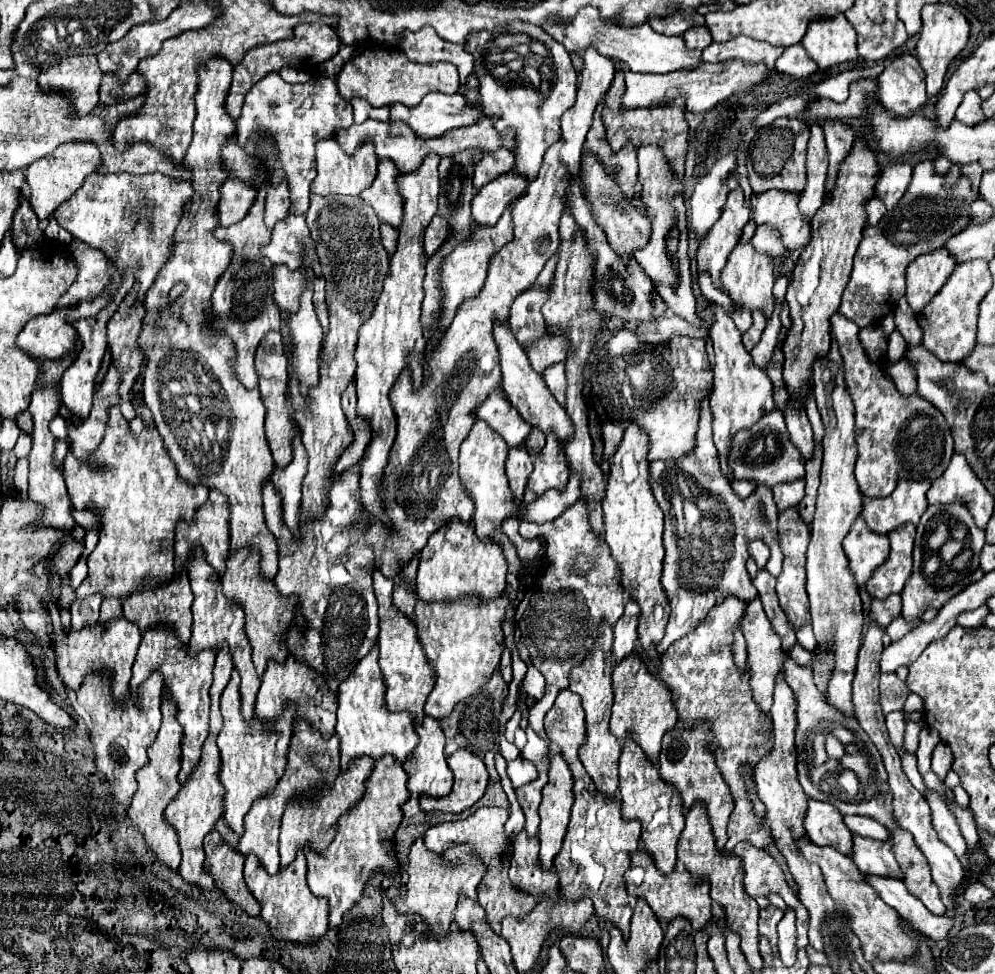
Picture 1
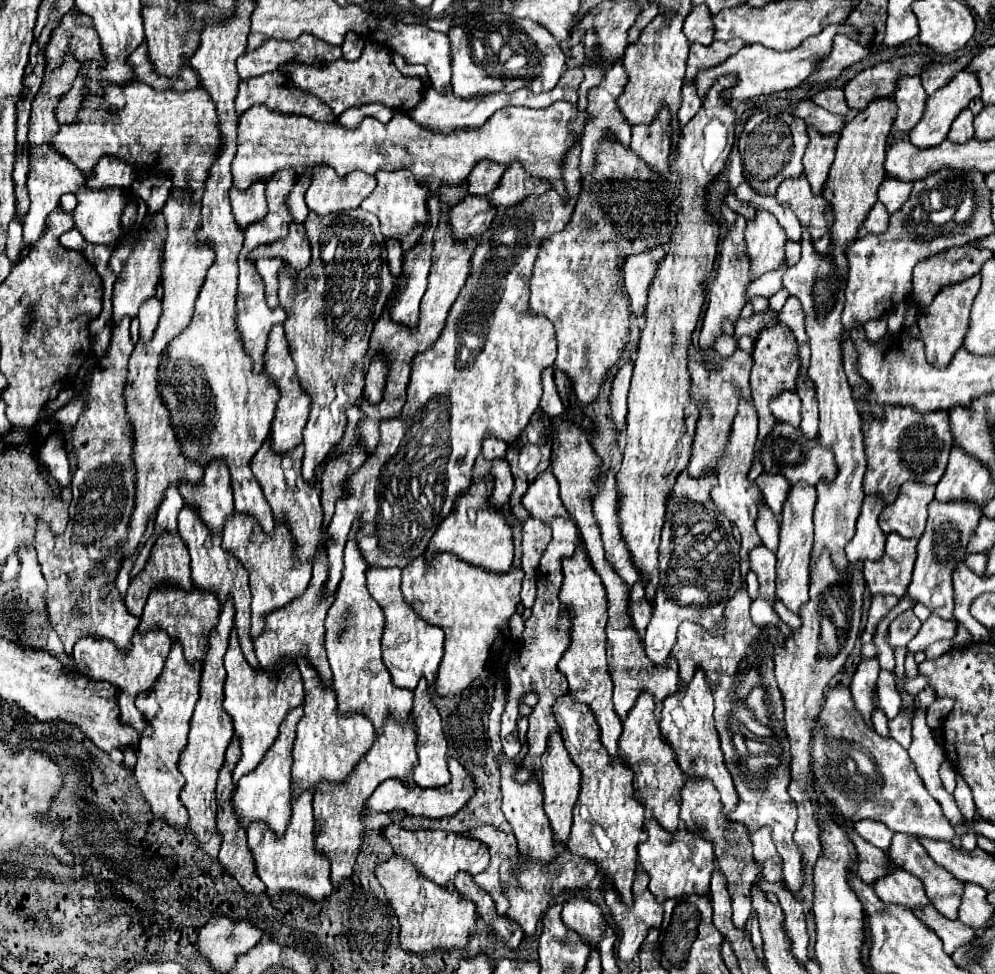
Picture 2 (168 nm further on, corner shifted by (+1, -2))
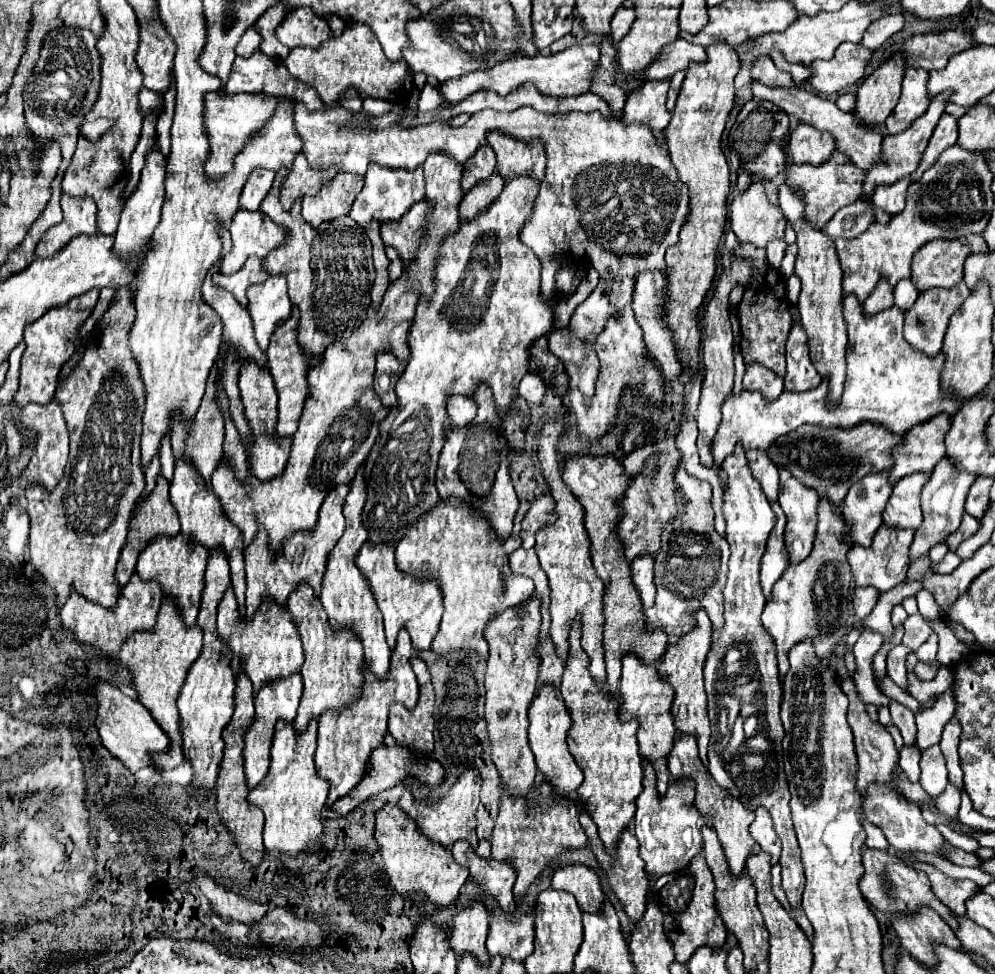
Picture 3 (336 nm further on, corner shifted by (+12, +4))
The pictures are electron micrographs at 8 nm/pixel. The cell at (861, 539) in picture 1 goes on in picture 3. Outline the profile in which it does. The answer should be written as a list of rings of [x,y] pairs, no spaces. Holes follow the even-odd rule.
[[[879,472],[879,474],[869,474],[865,478],[861,478],[861,482],[857,482],[849,494],[845,496],[843,504],[841,504],[841,512],[845,516],[845,522],[849,526],[849,530],[843,534],[843,542],[847,544],[859,544],[859,546],[869,546],[873,540],[873,534],[877,532],[877,528],[883,524],[881,520],[881,512],[887,504],[891,496],[891,484],[887,482],[887,474]]]

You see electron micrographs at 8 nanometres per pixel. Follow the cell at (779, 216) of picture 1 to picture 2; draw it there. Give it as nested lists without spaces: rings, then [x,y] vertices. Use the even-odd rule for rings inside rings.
[[[804,174],[798,176],[798,178],[784,180],[780,184],[778,192],[776,192],[776,200],[778,202],[788,202],[792,206],[800,224],[810,230],[814,240],[818,240],[818,238],[822,238],[824,234],[830,232],[832,222],[834,222],[832,208],[824,200],[822,194],[814,196],[810,192],[810,184],[808,184]]]

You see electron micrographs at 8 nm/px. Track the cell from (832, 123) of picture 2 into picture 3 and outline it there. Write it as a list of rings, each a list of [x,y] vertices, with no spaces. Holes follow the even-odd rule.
[[[759,58],[759,60],[753,64],[753,68],[751,68],[751,78],[753,78],[755,82],[761,82],[761,84],[769,86],[769,88],[795,88],[793,78],[791,78],[787,72],[779,70],[779,68],[773,64],[773,60],[769,60],[769,58]]]

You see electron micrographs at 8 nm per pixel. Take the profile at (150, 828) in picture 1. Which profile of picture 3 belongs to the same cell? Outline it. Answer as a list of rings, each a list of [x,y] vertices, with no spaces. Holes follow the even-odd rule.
[[[163,598],[163,604],[159,608],[157,616],[157,626],[155,632],[147,634],[133,634],[121,648],[119,662],[121,666],[133,676],[133,688],[137,692],[137,700],[149,708],[151,716],[155,722],[165,730],[169,736],[169,748],[159,754],[151,754],[153,764],[157,770],[173,770],[183,762],[183,752],[181,752],[181,716],[177,710],[177,696],[179,688],[185,682],[187,670],[193,664],[193,660],[201,652],[201,630],[199,628],[185,628],[181,622],[181,616],[177,612],[177,606],[173,600]]]

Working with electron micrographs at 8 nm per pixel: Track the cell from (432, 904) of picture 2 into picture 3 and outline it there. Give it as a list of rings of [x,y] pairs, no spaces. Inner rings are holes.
[[[385,806],[377,812],[375,840],[379,846],[379,854],[385,862],[385,876],[389,880],[389,886],[397,894],[409,896],[409,892],[423,892],[425,898],[429,898],[437,908],[445,908],[457,900],[459,888],[469,876],[467,868],[457,866],[449,850],[417,834],[413,820],[401,814],[397,806]]]

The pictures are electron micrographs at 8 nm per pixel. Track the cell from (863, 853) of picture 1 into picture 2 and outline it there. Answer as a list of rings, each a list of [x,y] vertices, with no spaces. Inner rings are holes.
[[[902,868],[890,870],[890,874],[886,874],[880,882],[874,884],[874,892],[876,896],[880,896],[882,902],[900,904],[906,910],[914,910],[930,904],[922,882]]]

